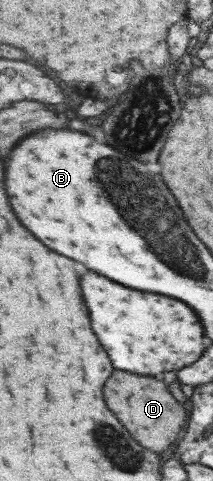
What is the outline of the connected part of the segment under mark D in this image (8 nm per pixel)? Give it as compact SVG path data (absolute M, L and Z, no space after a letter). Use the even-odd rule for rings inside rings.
M117 370L113 378L109 378L109 386L105 386L105 396L109 398L109 406L113 406L115 414L129 426L135 438L153 452L165 452L175 444L187 426L187 408L171 394L169 386L157 378Z

